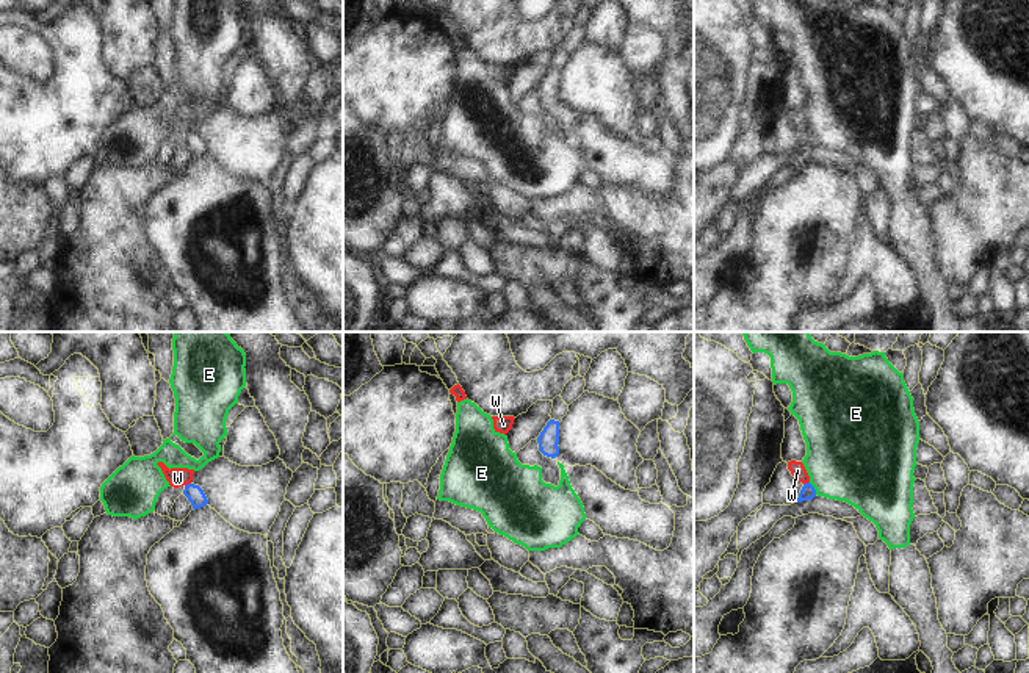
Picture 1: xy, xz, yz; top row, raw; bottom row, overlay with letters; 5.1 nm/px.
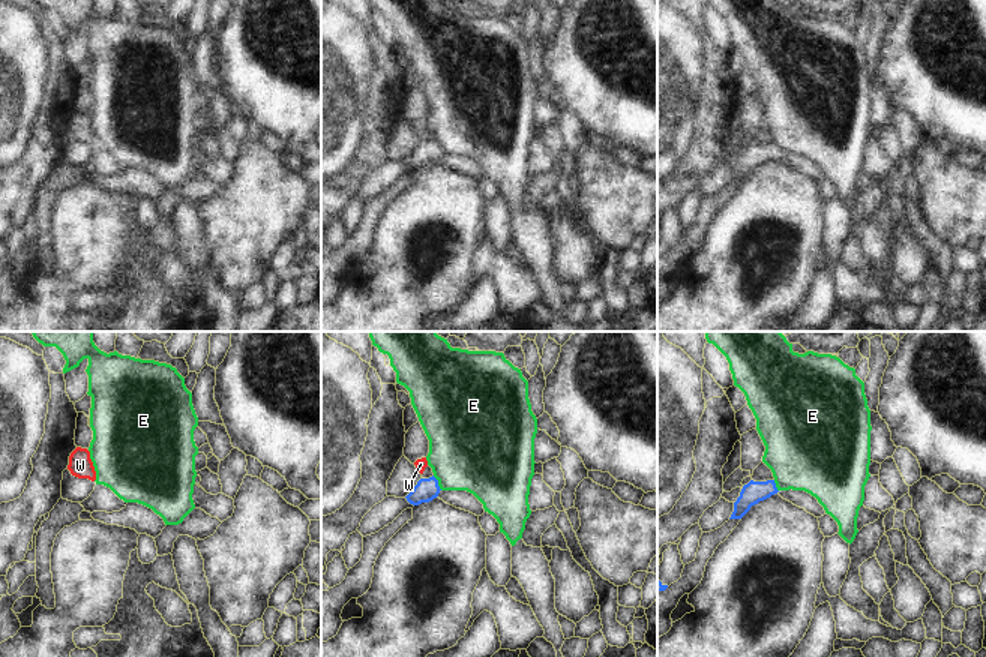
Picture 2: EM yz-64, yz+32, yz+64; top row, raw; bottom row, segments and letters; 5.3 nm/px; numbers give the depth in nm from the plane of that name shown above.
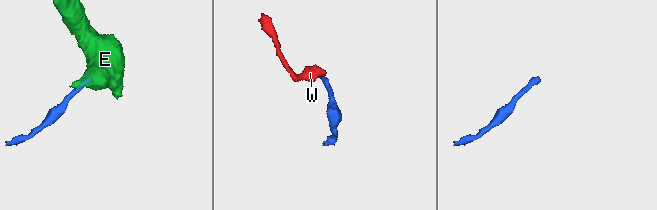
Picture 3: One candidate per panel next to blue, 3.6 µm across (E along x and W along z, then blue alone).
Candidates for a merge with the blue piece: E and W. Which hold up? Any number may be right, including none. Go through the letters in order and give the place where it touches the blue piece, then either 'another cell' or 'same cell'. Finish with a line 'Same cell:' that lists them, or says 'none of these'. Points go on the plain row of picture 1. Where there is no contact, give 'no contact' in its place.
E: yz (813, 138) | another cell
W: xy (188, 133) | another cell
Same cell: none of these

